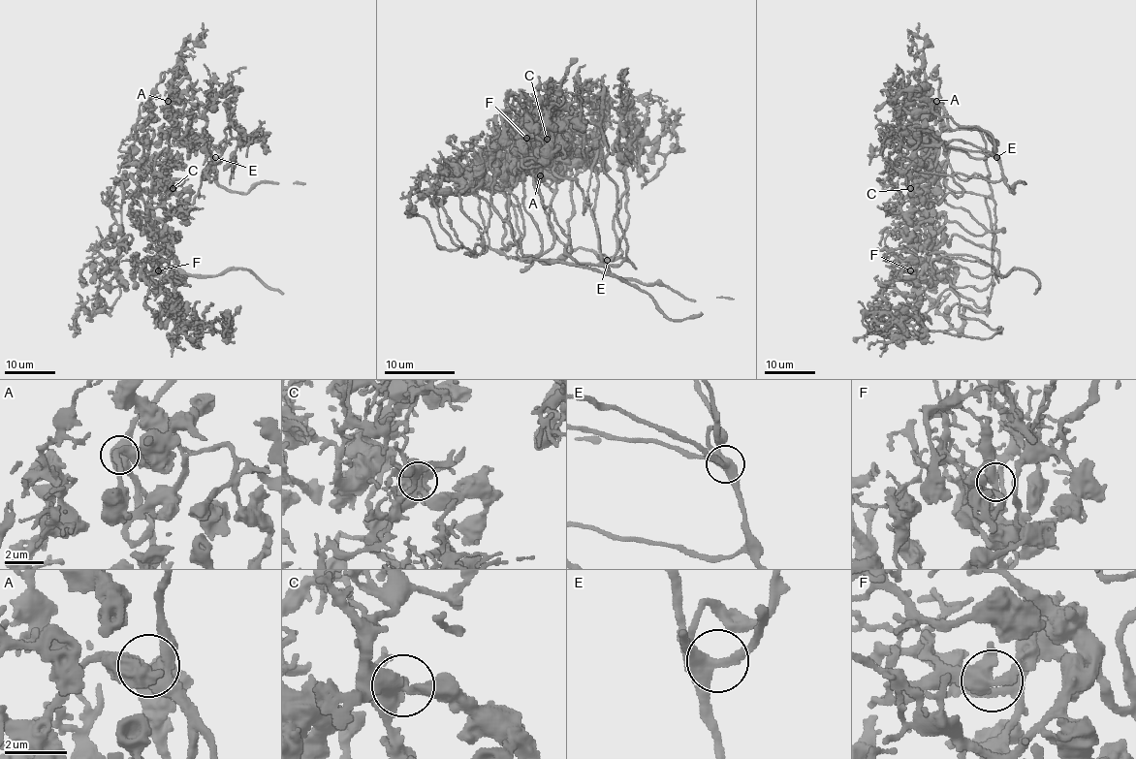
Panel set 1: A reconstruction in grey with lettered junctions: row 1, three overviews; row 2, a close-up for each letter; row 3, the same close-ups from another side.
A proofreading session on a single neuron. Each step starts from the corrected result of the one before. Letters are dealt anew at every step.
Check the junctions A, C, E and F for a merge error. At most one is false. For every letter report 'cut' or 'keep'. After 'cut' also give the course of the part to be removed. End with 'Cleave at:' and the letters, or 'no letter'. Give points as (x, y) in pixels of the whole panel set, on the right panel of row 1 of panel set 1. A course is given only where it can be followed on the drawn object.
A: keep
C: keep
E: keep
F: keep
Cleave at: no letter

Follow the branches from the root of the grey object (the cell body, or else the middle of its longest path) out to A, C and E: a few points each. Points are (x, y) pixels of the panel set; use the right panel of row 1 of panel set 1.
A: (925, 237), (919, 225), (931, 216), (930, 179), (909, 187), (899, 164), (932, 169), (947, 126), (936, 101)
C: (925, 237), (919, 225), (931, 216), (932, 203), (927, 208), (916, 211), (910, 189)
E: (925, 237), (932, 203), (916, 211), (910, 194), (937, 204), (962, 195), (956, 173), (998, 181), (996, 157)

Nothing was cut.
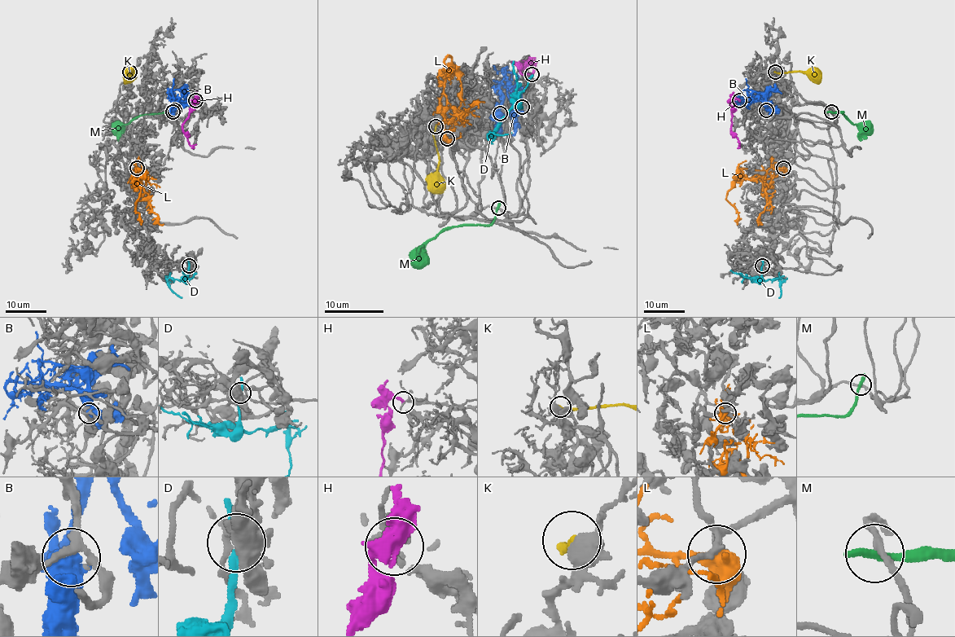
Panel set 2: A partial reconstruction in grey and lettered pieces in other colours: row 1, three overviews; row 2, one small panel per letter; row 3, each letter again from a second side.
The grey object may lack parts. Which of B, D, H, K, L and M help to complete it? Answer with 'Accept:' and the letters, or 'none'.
Accept: B

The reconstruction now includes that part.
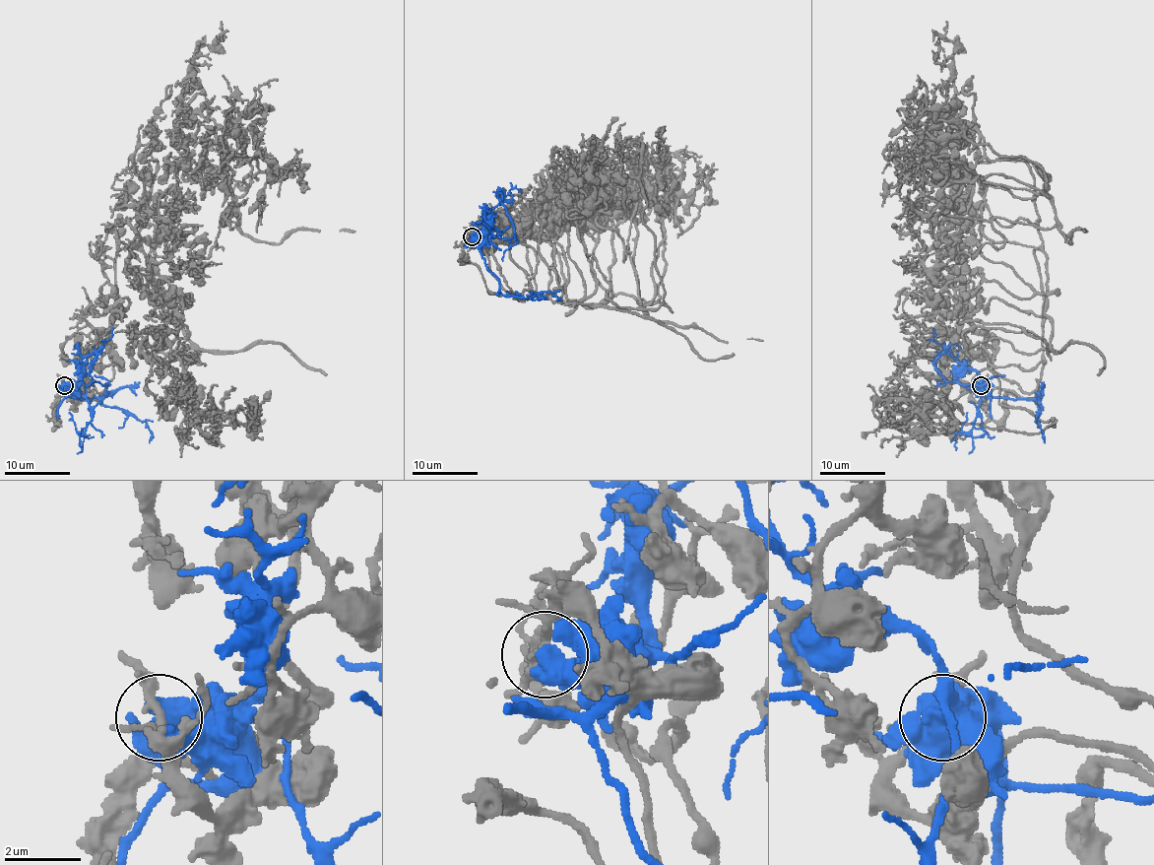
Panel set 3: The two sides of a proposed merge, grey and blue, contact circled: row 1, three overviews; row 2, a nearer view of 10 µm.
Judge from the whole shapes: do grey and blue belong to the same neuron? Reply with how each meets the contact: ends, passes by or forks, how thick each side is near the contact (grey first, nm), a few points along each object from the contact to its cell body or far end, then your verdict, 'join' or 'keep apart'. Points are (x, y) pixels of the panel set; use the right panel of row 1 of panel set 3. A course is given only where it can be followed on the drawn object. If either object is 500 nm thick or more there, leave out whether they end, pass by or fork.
calibres 170 and 700 nm; course grey (980, 384), (1036, 399), (1036, 249), (923, 205), (963, 213), (984, 159), (1044, 172), (923, 114), (916, 80); course blue (980, 385), (978, 374), (945, 353), (938, 356), (933, 367), (950, 382), (985, 384), (1004, 375); keep apart

